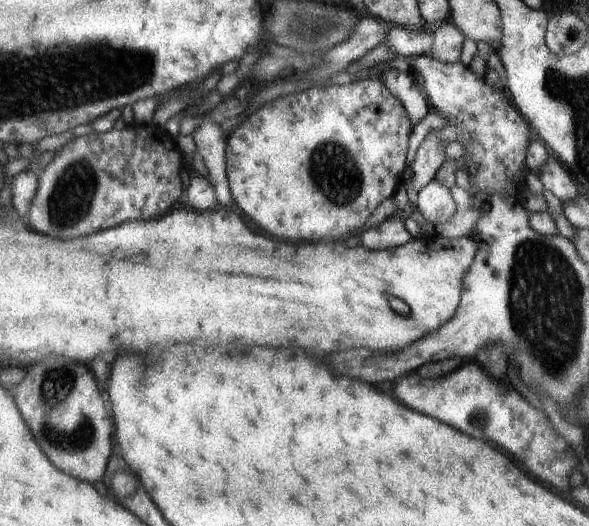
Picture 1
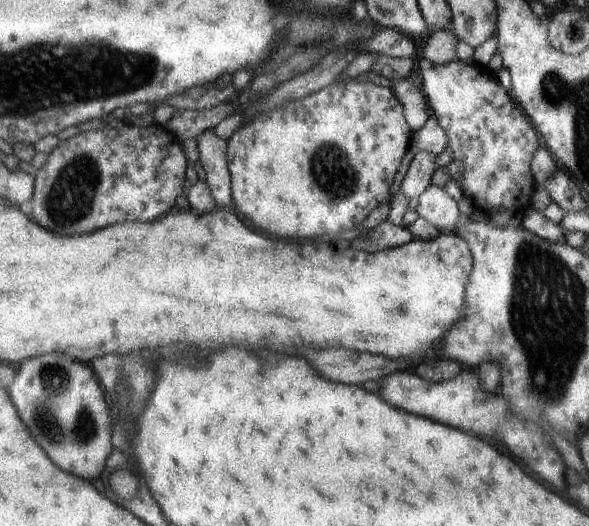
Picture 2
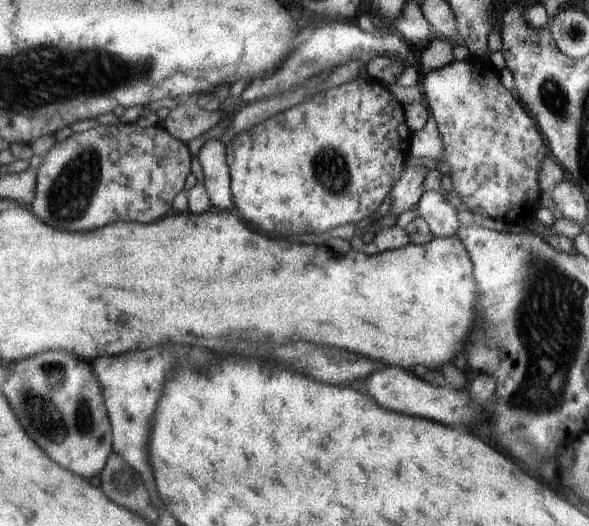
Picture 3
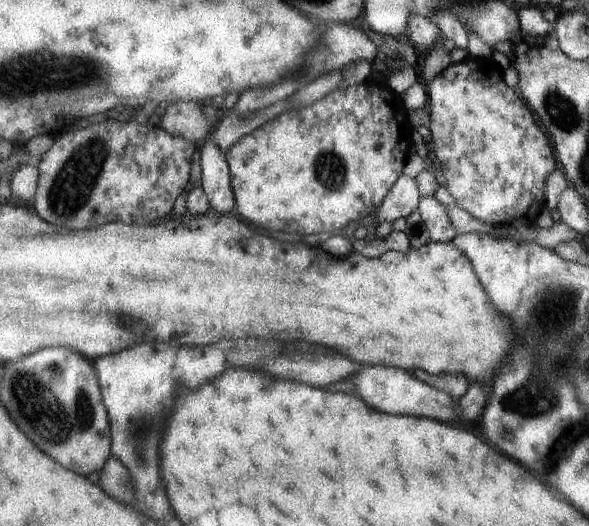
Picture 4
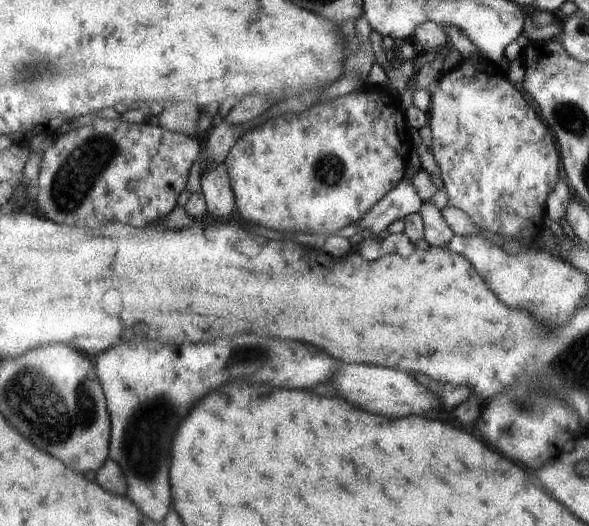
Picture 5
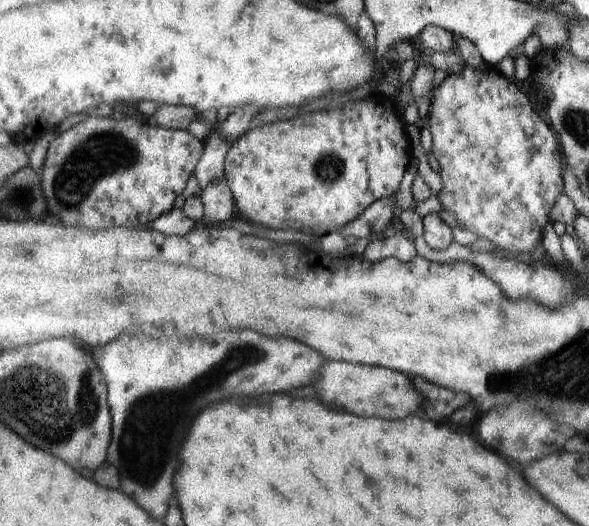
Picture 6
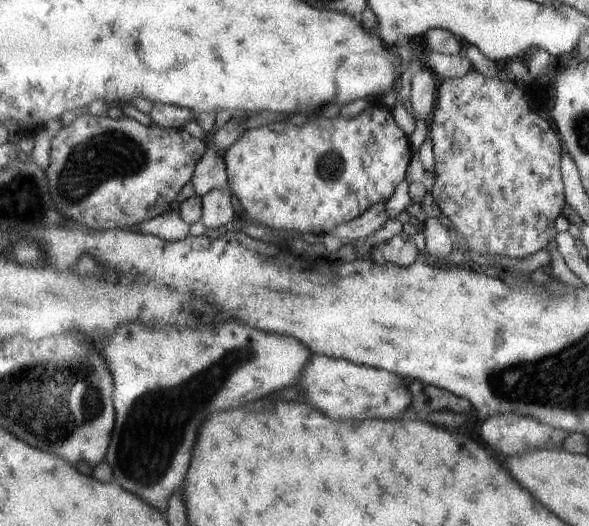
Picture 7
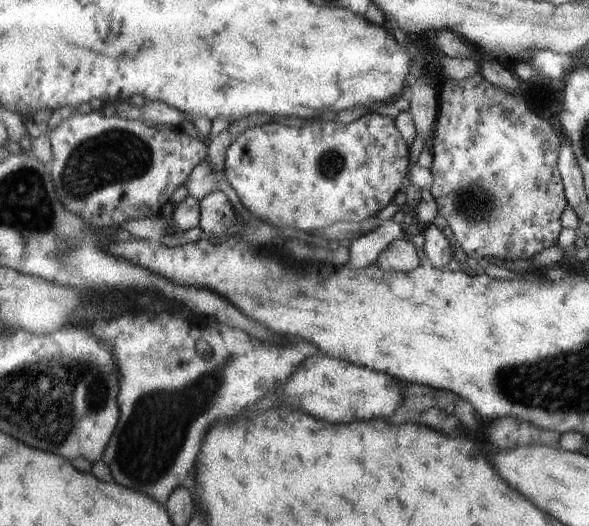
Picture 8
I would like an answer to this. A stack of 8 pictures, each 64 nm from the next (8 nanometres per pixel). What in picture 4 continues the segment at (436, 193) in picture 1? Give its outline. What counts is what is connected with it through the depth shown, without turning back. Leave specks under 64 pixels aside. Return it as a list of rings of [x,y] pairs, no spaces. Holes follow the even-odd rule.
[[[435,196],[422,197],[418,210],[429,229],[432,242],[449,242],[457,236],[457,230],[449,220],[447,206],[441,204]]]

